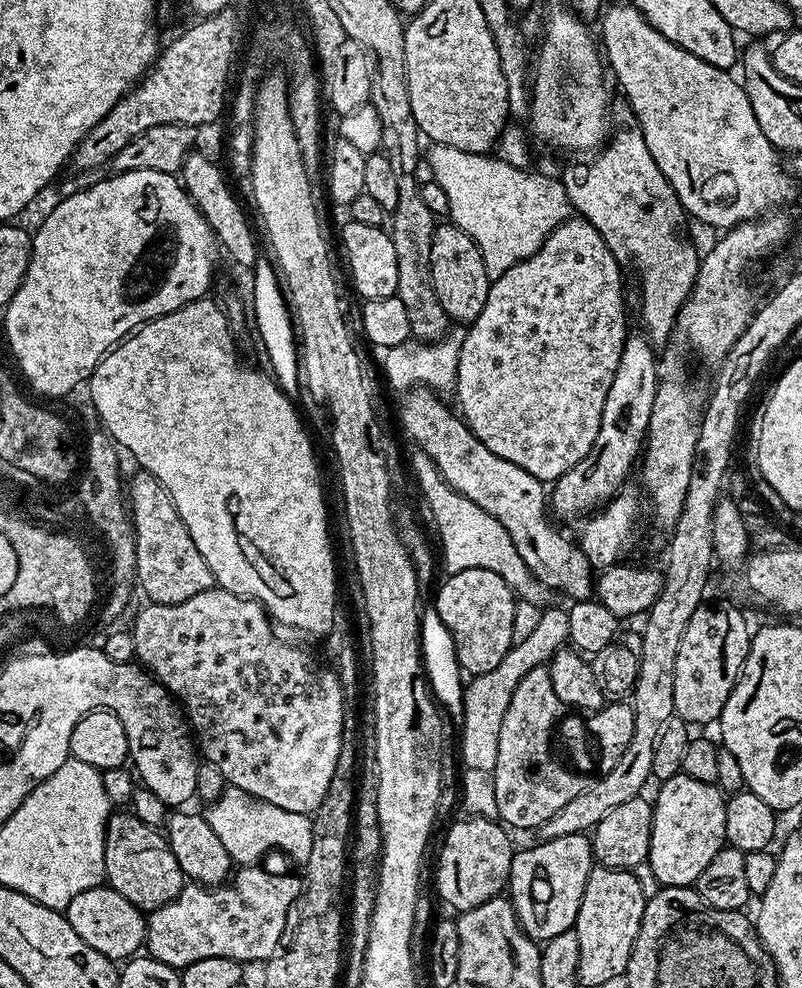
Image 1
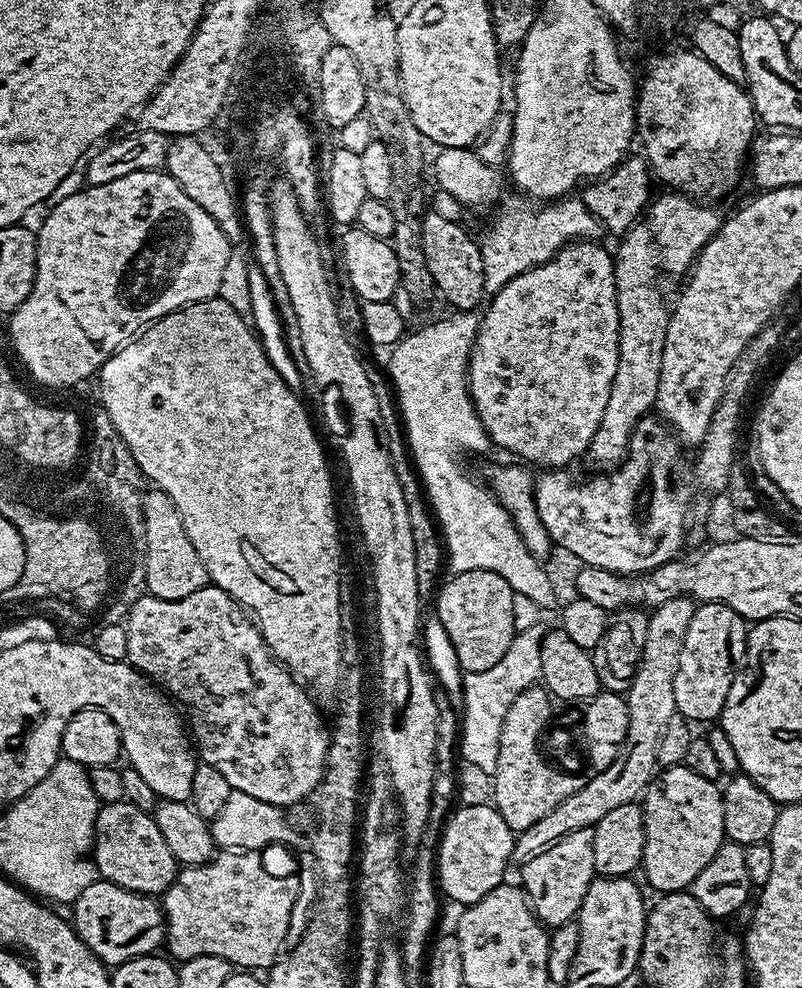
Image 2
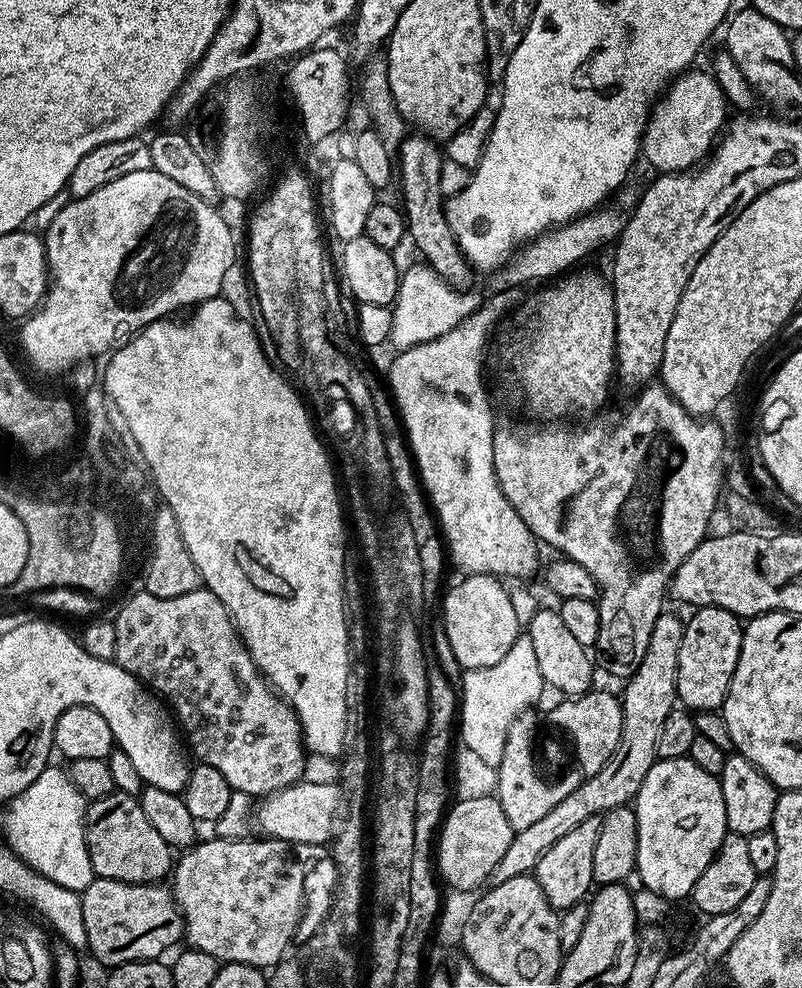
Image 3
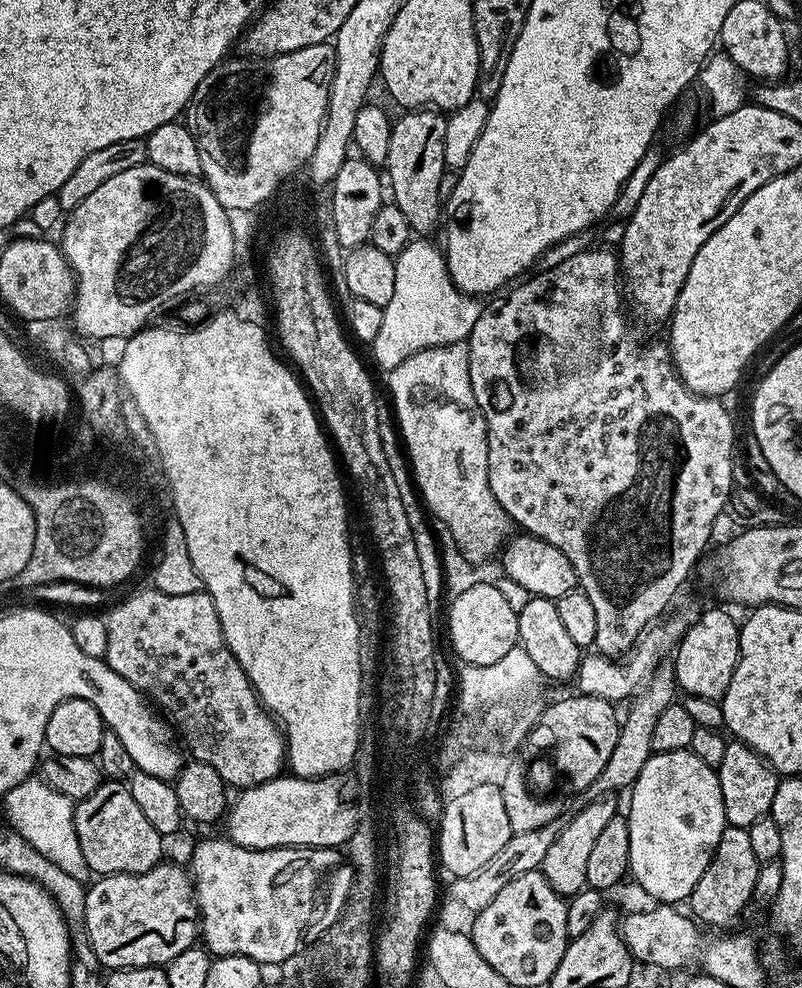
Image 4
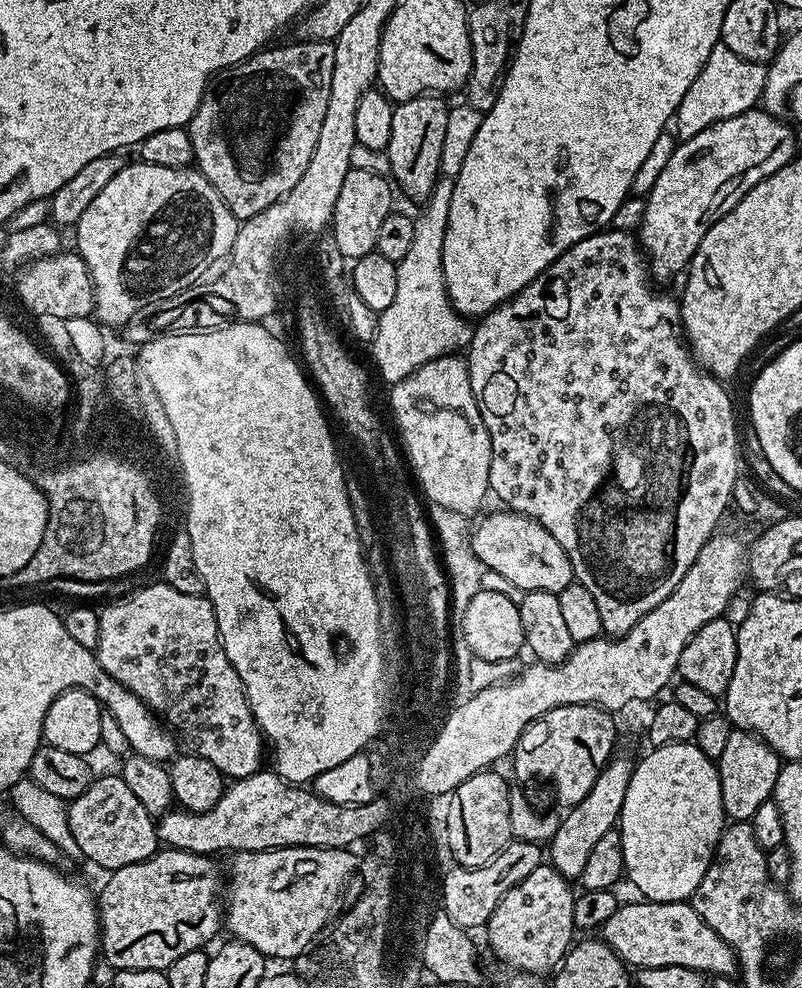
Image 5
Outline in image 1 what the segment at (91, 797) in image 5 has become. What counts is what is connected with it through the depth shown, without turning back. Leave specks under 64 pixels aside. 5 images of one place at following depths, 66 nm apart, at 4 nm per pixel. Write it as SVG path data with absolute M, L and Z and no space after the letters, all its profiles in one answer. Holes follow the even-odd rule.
M116 810L108 818L104 835L104 879L126 902L145 914L166 906L178 895L186 883L178 858L168 849L165 833L151 828L130 810Z

